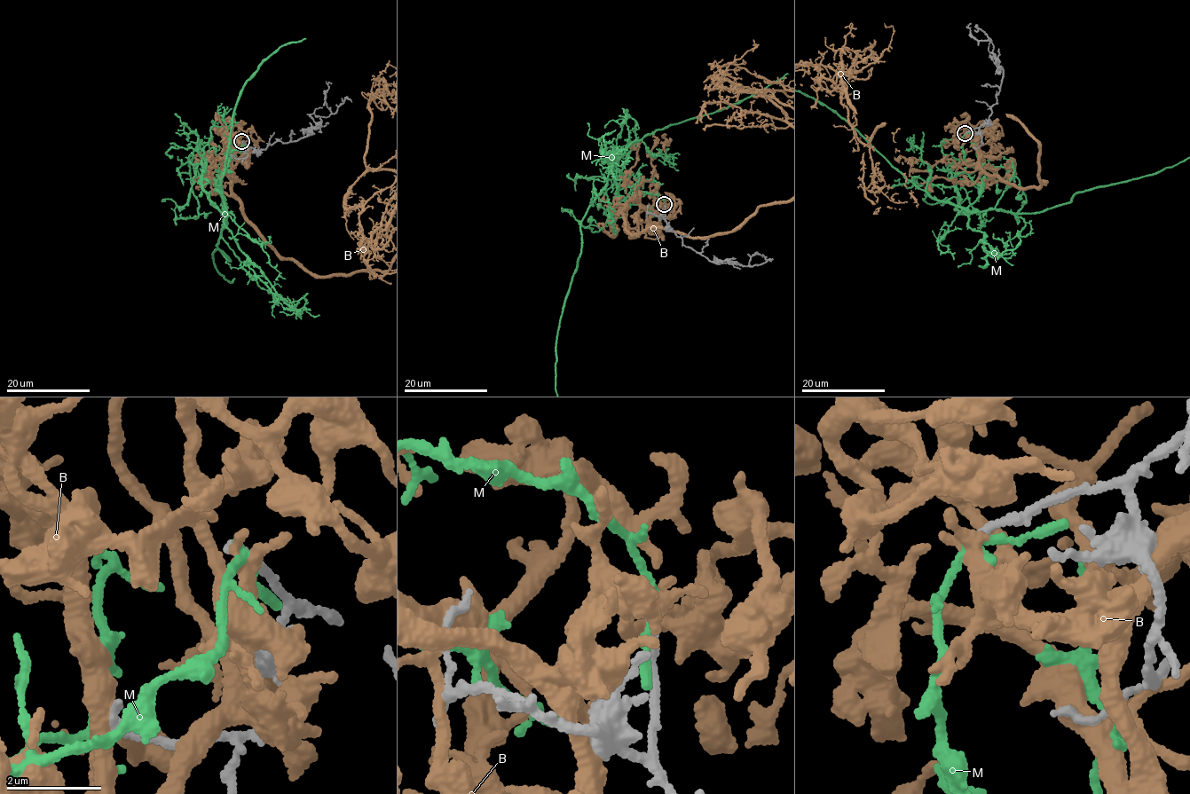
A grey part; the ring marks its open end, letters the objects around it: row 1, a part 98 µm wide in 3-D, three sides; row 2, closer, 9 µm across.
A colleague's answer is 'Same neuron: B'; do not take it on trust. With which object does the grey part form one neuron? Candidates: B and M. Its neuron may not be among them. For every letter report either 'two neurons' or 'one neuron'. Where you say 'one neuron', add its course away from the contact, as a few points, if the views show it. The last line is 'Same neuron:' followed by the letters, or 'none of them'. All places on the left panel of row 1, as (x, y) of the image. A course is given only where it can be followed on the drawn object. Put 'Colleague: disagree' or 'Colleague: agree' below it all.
B: two neurons
M: two neurons
Same neuron: none of them
Colleague: disagree

